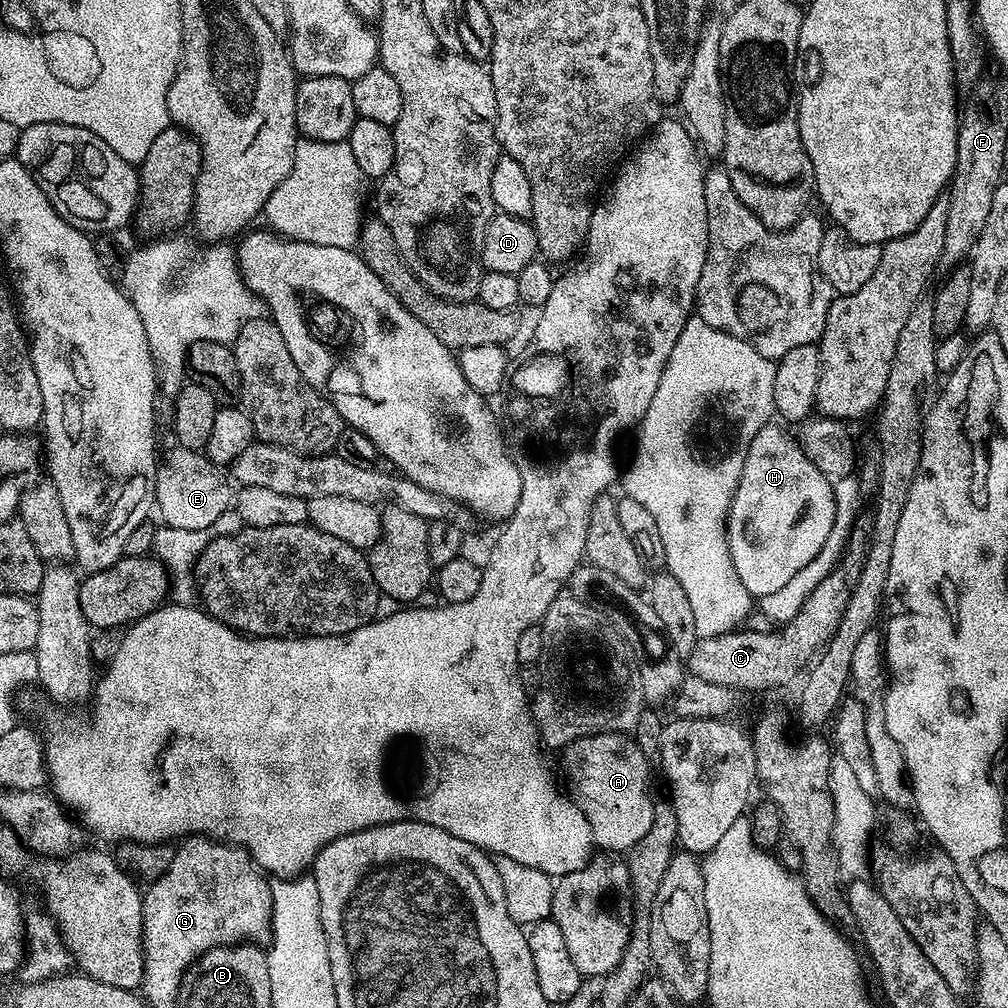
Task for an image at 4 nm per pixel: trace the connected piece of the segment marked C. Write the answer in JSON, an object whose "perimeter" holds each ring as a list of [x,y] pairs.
{"perimeter":[[[856,522],[853,525],[844,552],[835,563],[834,569],[809,594],[797,616],[783,625],[784,632],[733,630],[697,639],[692,655],[686,660],[691,675],[706,682],[714,682],[714,686],[726,686],[733,690],[745,688],[748,692],[776,688],[779,684],[794,679],[800,671],[801,675],[832,640],[842,622],[858,576],[862,574],[870,532],[861,524]]]}

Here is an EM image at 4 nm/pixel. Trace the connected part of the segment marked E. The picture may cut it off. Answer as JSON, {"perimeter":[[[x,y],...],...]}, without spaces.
{"perimeter":[[[172,446],[168,453],[163,453],[156,466],[156,503],[155,511],[165,525],[178,530],[204,532],[211,529],[227,508],[233,507],[234,488],[219,467],[208,459],[203,451],[195,448]]]}

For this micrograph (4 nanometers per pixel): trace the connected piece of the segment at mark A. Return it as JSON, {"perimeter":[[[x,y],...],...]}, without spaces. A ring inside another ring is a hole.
{"perimeter":[[[599,732],[565,744],[560,764],[564,767],[567,795],[582,810],[592,827],[592,839],[601,849],[624,854],[650,830],[653,801],[648,800],[650,761],[638,750],[635,739],[623,732]]]}

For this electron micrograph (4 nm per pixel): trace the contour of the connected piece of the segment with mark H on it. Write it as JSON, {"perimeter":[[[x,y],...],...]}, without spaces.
{"perimeter":[[[770,422],[762,430],[758,430],[758,434],[754,434],[754,442],[750,442],[750,446],[746,450],[746,458],[742,466],[742,474],[738,486],[734,490],[734,498],[732,505],[728,511],[728,518],[724,525],[726,530],[726,538],[728,539],[728,549],[730,550],[730,558],[734,562],[734,570],[738,570],[738,578],[742,578],[742,586],[746,586],[746,590],[753,598],[759,598],[766,594],[777,592],[786,582],[793,578],[794,574],[802,570],[804,566],[809,565],[814,560],[815,555],[826,543],[830,530],[833,529],[835,516],[835,502],[833,481],[826,478],[826,474],[822,474],[822,470],[818,470],[818,466],[814,466],[814,462],[810,462],[810,458],[806,458],[806,454],[800,446],[800,441],[795,435],[792,436],[787,432],[787,427],[781,426],[779,423]]]}

